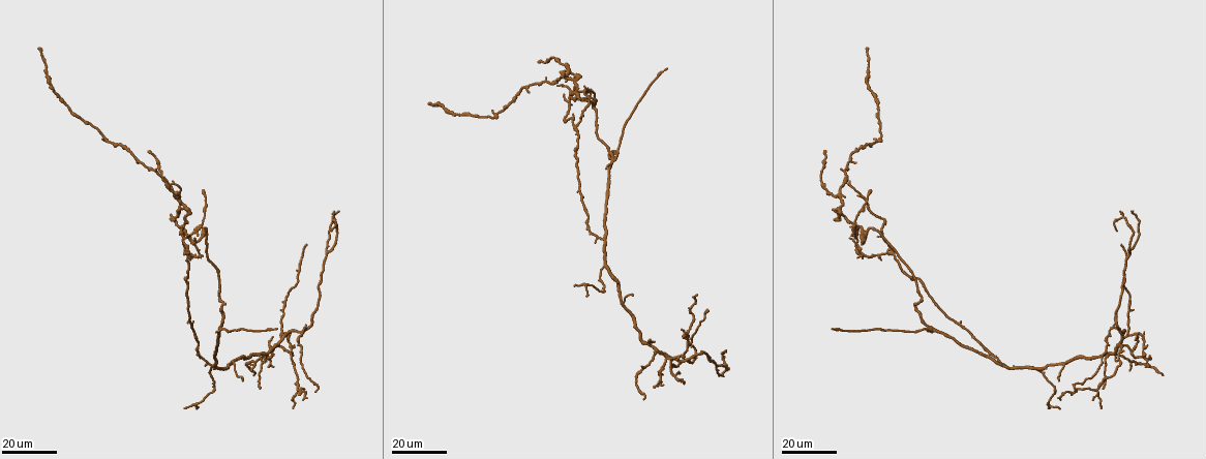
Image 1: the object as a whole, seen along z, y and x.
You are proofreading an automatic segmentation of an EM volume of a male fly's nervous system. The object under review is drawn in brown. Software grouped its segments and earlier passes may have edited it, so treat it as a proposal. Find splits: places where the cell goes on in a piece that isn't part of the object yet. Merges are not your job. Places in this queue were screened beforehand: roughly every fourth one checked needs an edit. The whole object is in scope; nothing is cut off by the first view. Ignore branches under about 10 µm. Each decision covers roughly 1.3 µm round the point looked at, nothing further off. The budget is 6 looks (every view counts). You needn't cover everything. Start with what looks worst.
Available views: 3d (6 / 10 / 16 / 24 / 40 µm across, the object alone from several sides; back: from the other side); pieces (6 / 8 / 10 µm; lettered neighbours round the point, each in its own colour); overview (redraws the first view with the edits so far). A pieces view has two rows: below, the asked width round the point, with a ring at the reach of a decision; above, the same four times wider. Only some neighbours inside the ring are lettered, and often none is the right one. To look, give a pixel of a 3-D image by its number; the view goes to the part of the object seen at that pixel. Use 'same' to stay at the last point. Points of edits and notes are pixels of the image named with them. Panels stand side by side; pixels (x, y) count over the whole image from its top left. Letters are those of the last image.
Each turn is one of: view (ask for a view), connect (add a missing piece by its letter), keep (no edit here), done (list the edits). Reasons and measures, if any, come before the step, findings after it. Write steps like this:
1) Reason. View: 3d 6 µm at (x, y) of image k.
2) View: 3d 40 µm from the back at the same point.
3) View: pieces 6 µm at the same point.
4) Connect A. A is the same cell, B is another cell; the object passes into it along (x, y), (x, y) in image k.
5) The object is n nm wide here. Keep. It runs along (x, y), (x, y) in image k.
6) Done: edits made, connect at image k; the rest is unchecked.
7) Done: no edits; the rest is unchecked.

End of a long branch. View: 3d 24 µm at (306, 244) of image 1.

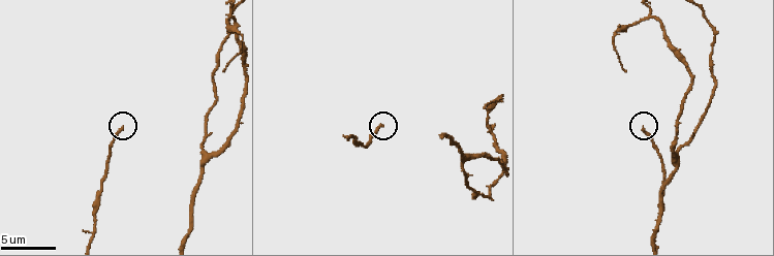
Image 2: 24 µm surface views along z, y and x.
View: pieces 6 µm at (383, 124) of image 2.

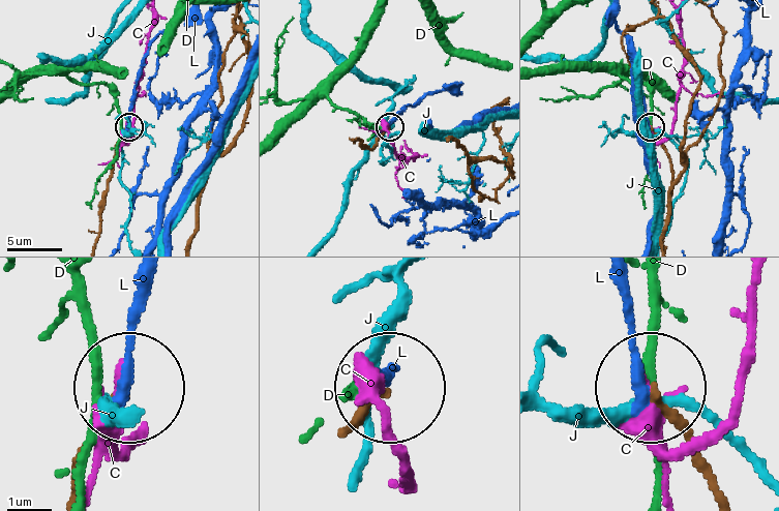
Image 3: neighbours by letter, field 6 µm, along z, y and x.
Keep. C, D, J and L are other cells; it runs along (721, 496), (655, 388) in image 3; none of them fits.

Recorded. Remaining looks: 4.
An open end. View: 3d 24 µm at (260, 388) of image 1.

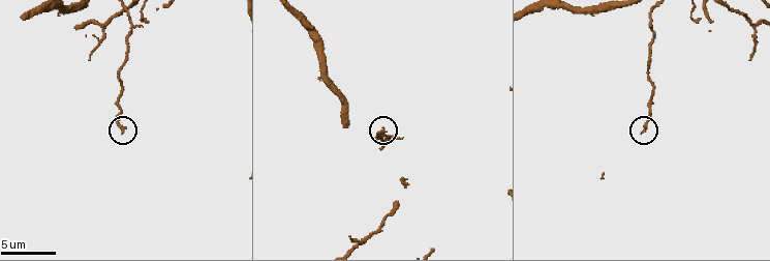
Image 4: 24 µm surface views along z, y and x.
View: pieces 8 µm at (382, 128) of image 4.

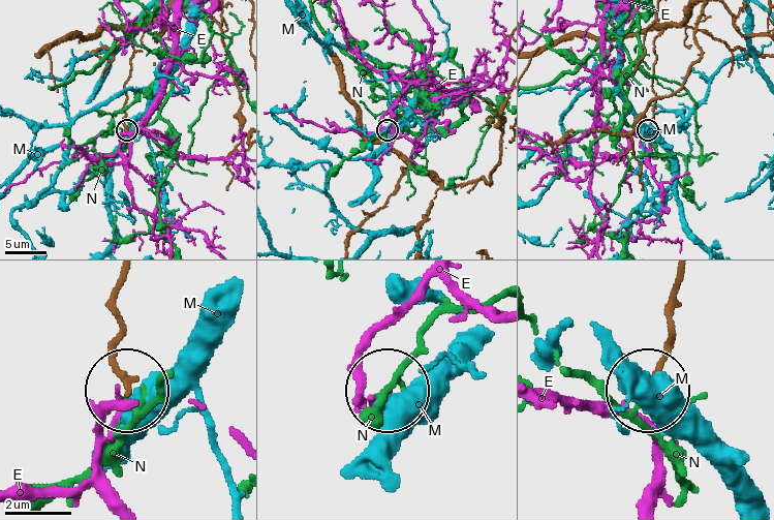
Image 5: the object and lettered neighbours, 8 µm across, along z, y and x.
The object is 150 nm wide here. Keep. E, M and N are other cells; it runs along (125, 282), (125, 388) in image 5; none of them fits.

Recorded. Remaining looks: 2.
View: 3d 24 µm at (277, 330) of image 1.

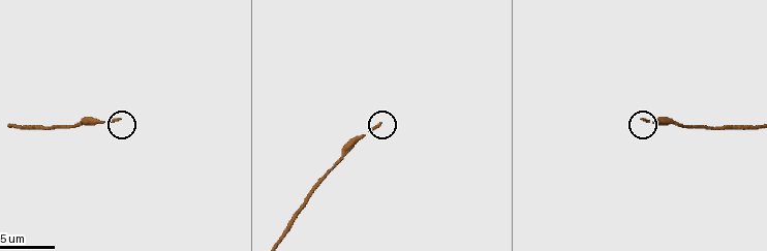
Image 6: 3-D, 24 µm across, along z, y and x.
View: pieces 10 µm at (643, 120) of image 6.

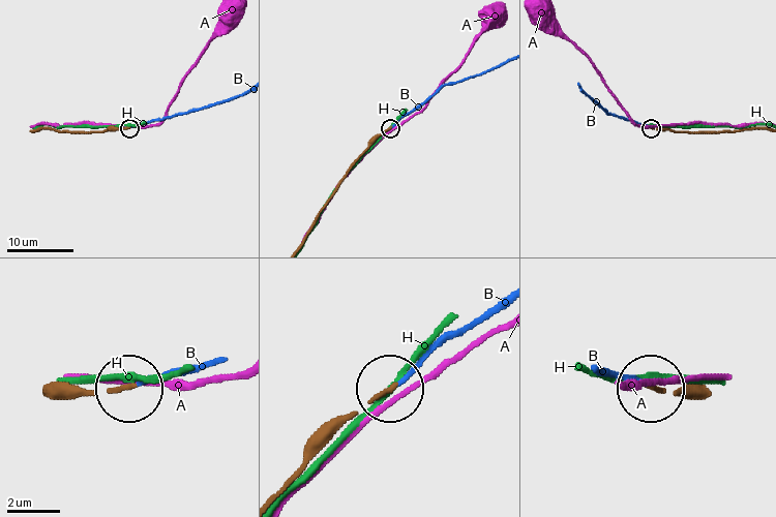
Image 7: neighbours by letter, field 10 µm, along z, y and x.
Connect B. B is the same cell, A and H are other cells; the object passes into it along (371, 143), (445, 86), (489, 70) in image 7; it goes on there.

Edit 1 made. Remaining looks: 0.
Done: edits made, connect at image 7; the rest is unchecked.

